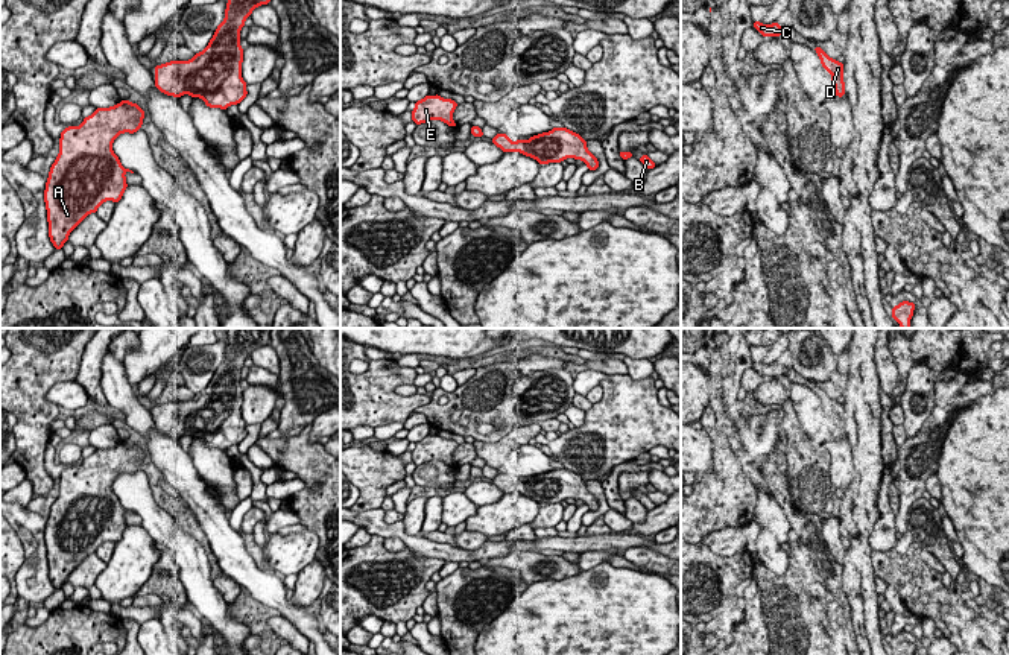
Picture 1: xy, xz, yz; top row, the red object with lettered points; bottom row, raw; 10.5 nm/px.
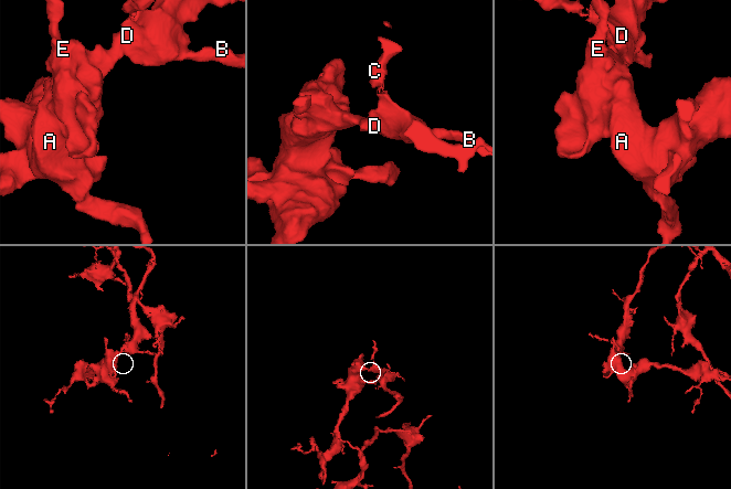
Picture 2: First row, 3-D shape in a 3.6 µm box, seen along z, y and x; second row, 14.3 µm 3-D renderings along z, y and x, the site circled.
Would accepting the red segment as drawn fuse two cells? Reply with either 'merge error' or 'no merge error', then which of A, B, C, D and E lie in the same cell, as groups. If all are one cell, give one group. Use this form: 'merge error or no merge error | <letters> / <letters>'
no merge error | A B C D E

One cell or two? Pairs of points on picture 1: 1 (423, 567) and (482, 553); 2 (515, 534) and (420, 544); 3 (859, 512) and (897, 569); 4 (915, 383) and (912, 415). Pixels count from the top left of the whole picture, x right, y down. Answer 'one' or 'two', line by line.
1: two
2: two
3: two
4: one

